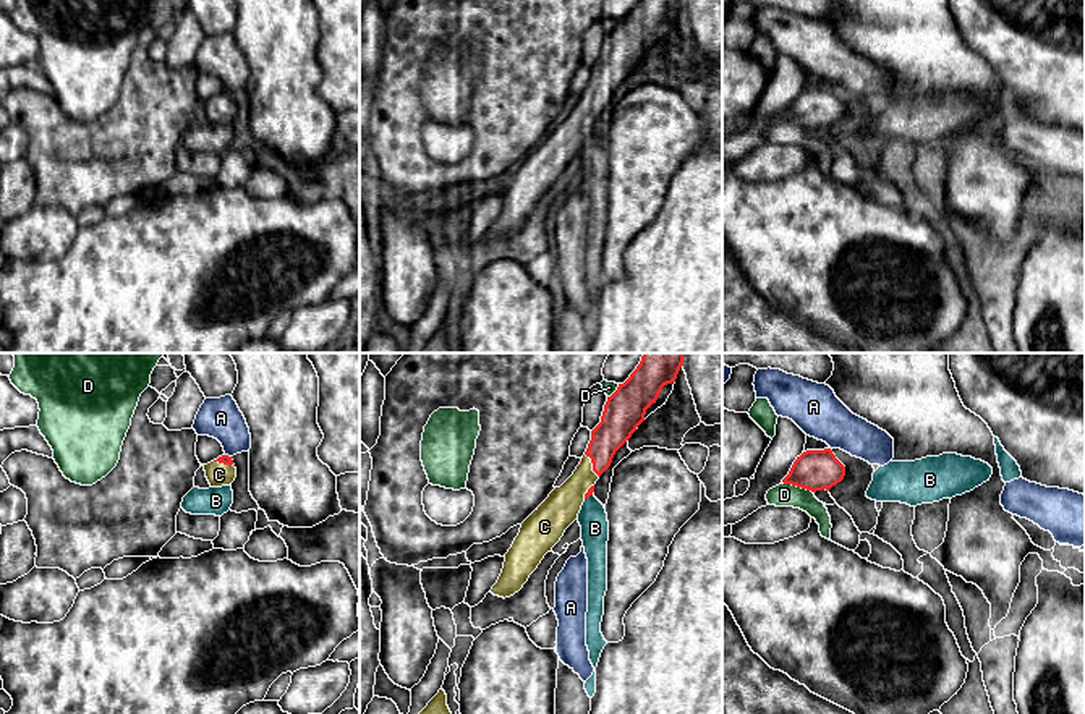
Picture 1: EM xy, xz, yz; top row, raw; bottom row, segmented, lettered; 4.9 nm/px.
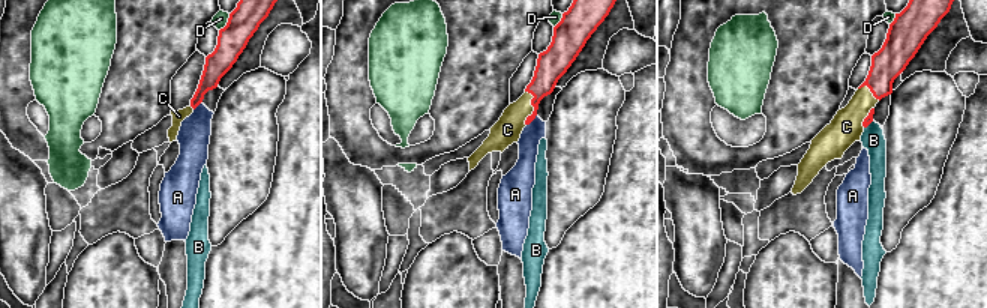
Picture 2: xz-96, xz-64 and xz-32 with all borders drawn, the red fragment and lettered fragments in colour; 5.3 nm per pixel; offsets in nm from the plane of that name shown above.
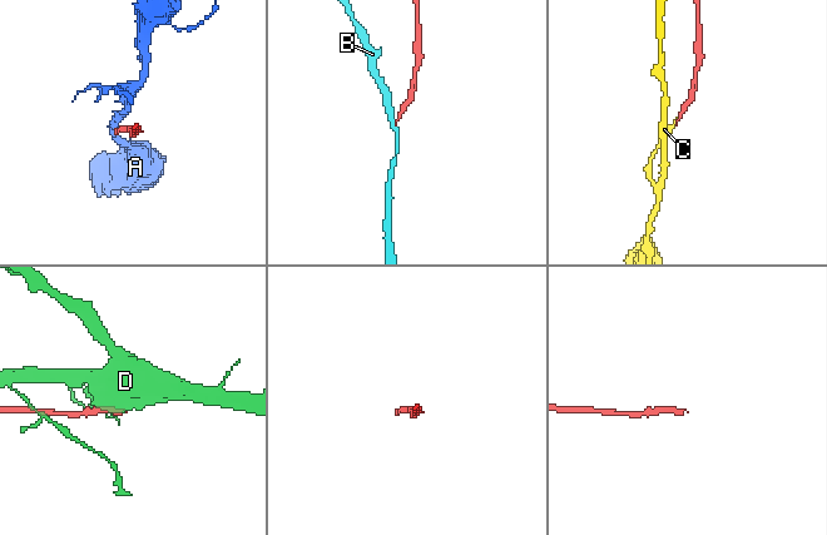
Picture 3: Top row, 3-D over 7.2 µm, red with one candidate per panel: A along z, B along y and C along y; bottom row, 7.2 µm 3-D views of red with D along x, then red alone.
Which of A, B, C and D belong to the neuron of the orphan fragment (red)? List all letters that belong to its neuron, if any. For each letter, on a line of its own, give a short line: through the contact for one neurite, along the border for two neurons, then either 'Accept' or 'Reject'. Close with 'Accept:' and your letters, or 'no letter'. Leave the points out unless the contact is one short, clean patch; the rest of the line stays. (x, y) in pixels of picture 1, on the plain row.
A: Reject
B: Line: xz (593, 131), (585, 136). Reject
C: Line: xz (617, 60), (593, 102), (564, 141). Accept
D: Reject
Accept: C

